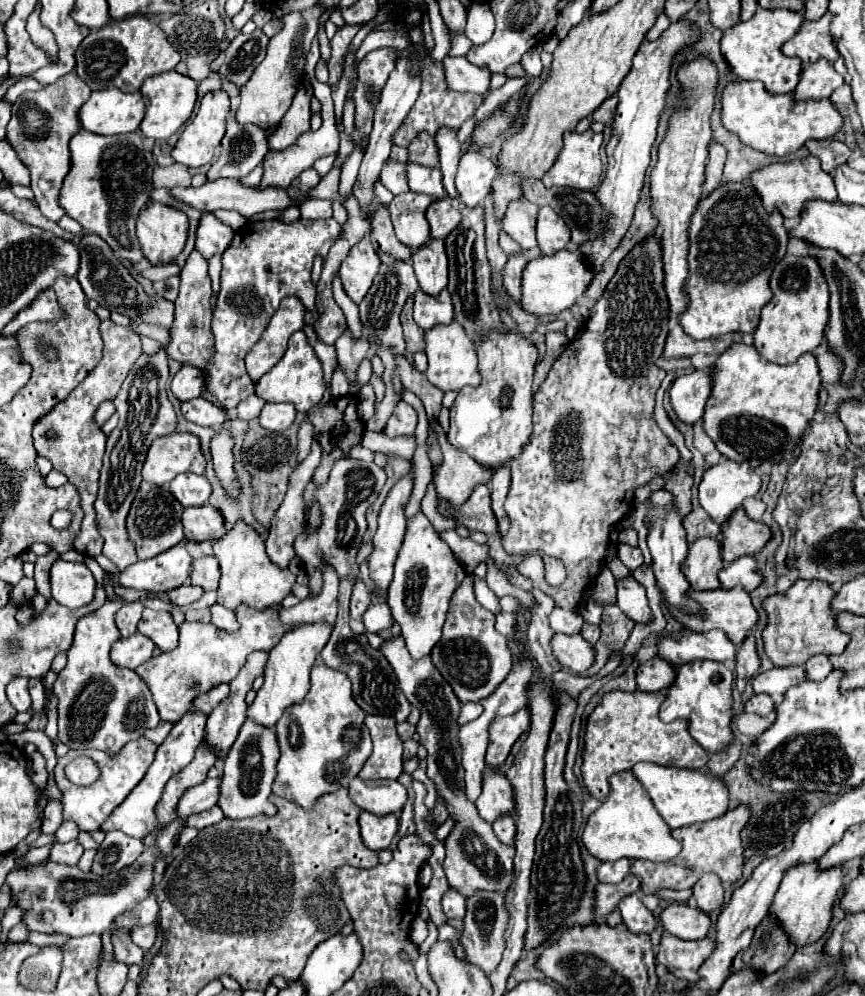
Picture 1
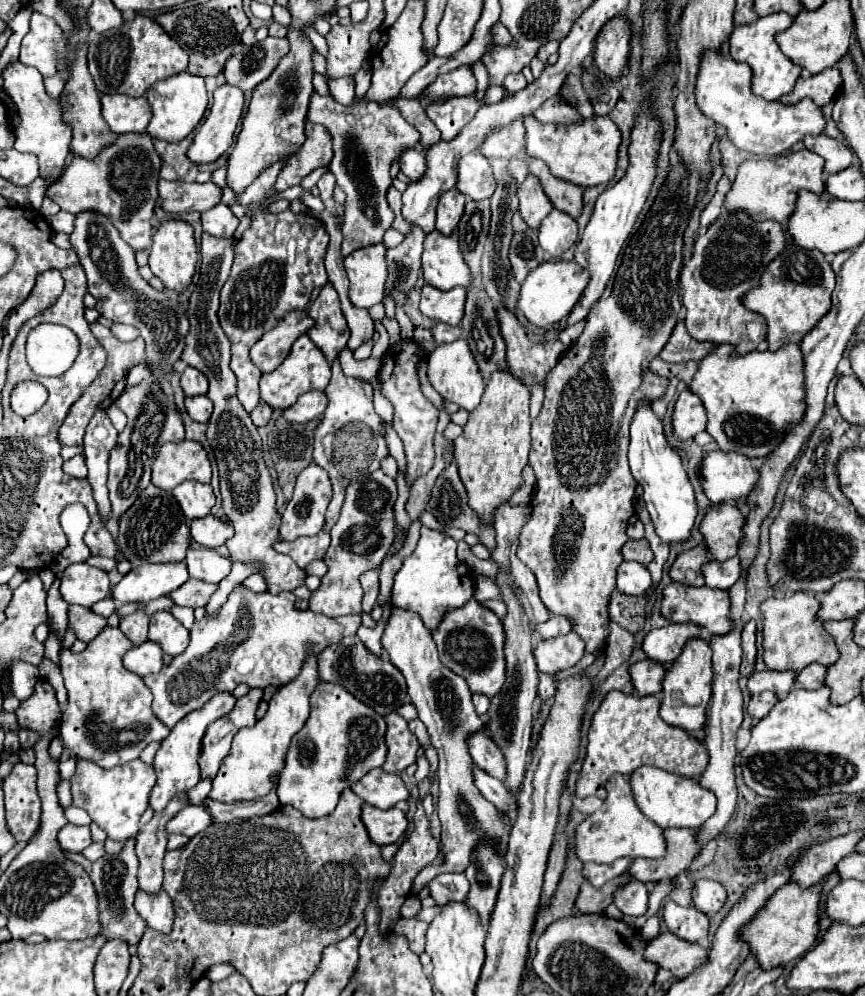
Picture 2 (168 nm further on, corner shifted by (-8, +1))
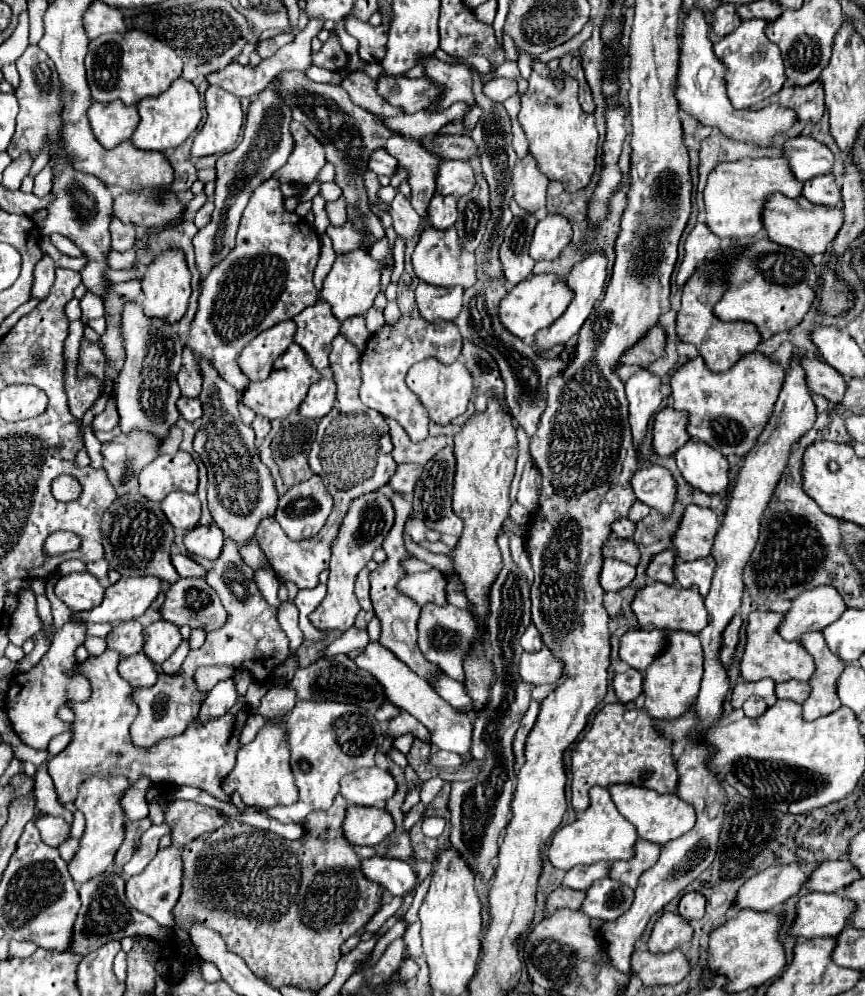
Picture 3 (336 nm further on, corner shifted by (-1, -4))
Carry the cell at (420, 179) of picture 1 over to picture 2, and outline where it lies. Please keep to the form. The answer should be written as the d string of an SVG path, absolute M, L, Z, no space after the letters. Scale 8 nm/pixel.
M418 148L406 150L400 158L400 170L410 178L410 182L422 178L422 174L426 174L426 154Z

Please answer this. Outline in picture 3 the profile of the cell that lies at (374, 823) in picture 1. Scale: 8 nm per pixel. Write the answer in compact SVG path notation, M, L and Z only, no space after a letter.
M349 805L343 819L343 835L353 845L377 845L393 831L393 817L379 807Z

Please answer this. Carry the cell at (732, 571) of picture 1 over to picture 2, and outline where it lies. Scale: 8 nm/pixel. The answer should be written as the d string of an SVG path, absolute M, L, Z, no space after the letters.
M738 556L726 560L726 562L716 562L716 560L714 560L714 562L708 562L702 570L704 570L706 586L720 588L720 590L728 590L728 588L734 586L734 582L738 582L738 578L742 578L742 574L744 574Z

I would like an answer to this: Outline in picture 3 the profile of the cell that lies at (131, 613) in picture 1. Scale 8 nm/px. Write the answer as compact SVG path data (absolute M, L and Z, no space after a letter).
M127 621L115 625L107 635L107 649L117 651L123 657L135 655L143 649L143 627L139 621Z

